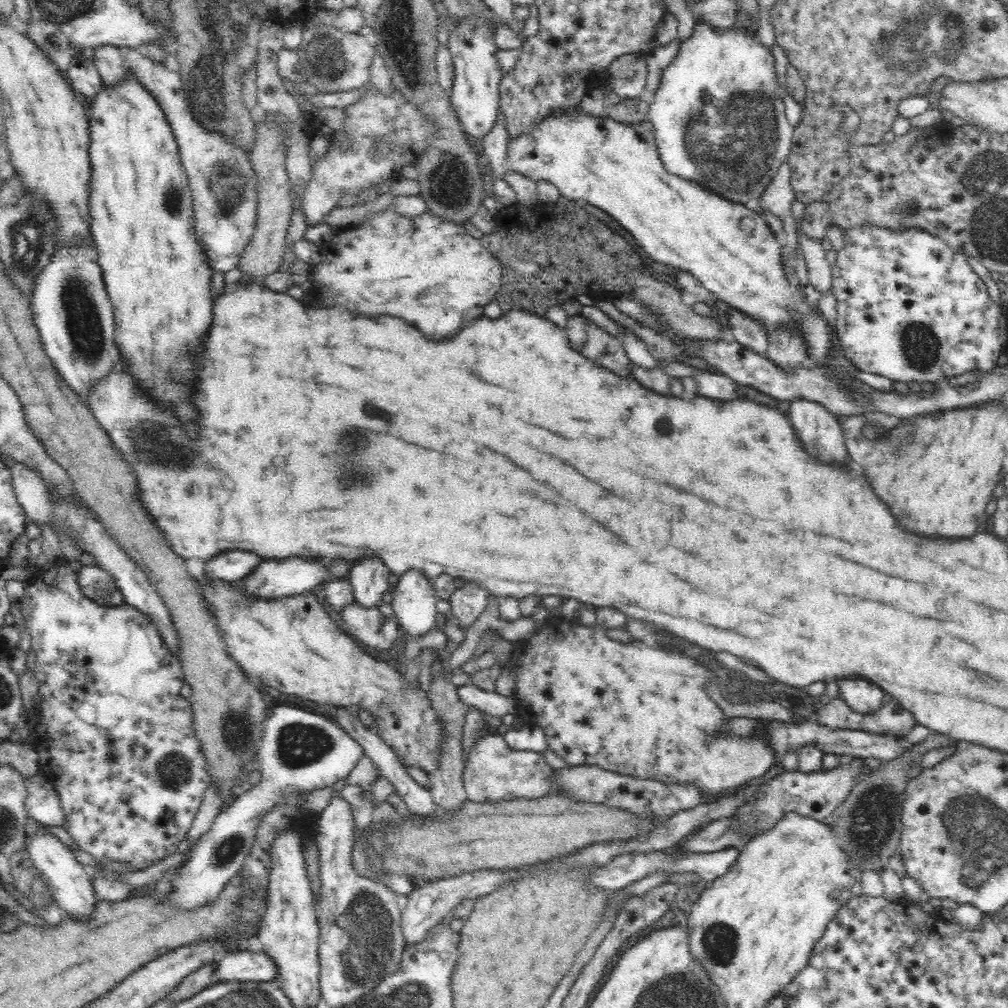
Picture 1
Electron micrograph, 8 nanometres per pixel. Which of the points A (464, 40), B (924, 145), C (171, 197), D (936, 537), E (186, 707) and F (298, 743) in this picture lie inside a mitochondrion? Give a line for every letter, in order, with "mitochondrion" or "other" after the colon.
A: other
B: other
C: mitochondrion
D: other
E: other
F: mitochondrion

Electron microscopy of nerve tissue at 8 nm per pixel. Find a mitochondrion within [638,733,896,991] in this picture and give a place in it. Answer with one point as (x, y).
(720, 942)

